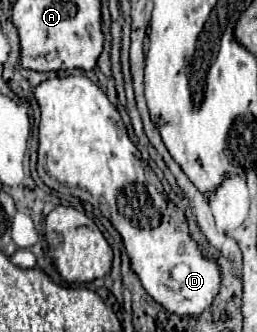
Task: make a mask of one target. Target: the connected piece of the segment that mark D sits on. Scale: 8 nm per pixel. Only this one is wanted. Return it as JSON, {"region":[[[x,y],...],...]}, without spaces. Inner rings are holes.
{"region":[[[57,76],[41,82],[33,90],[33,96],[41,110],[37,162],[37,172],[41,180],[49,188],[60,193],[73,194],[83,202],[89,202],[93,208],[101,210],[101,214],[121,234],[123,246],[131,260],[131,270],[139,276],[145,292],[167,312],[179,316],[197,316],[207,310],[219,292],[219,266],[203,258],[199,246],[191,240],[185,214],[167,200],[159,178],[155,176],[155,172],[151,172],[147,162],[139,158],[141,154],[129,140],[119,112],[107,100],[103,90],[85,76]],[[131,184],[141,184],[147,188],[125,188]]]}

